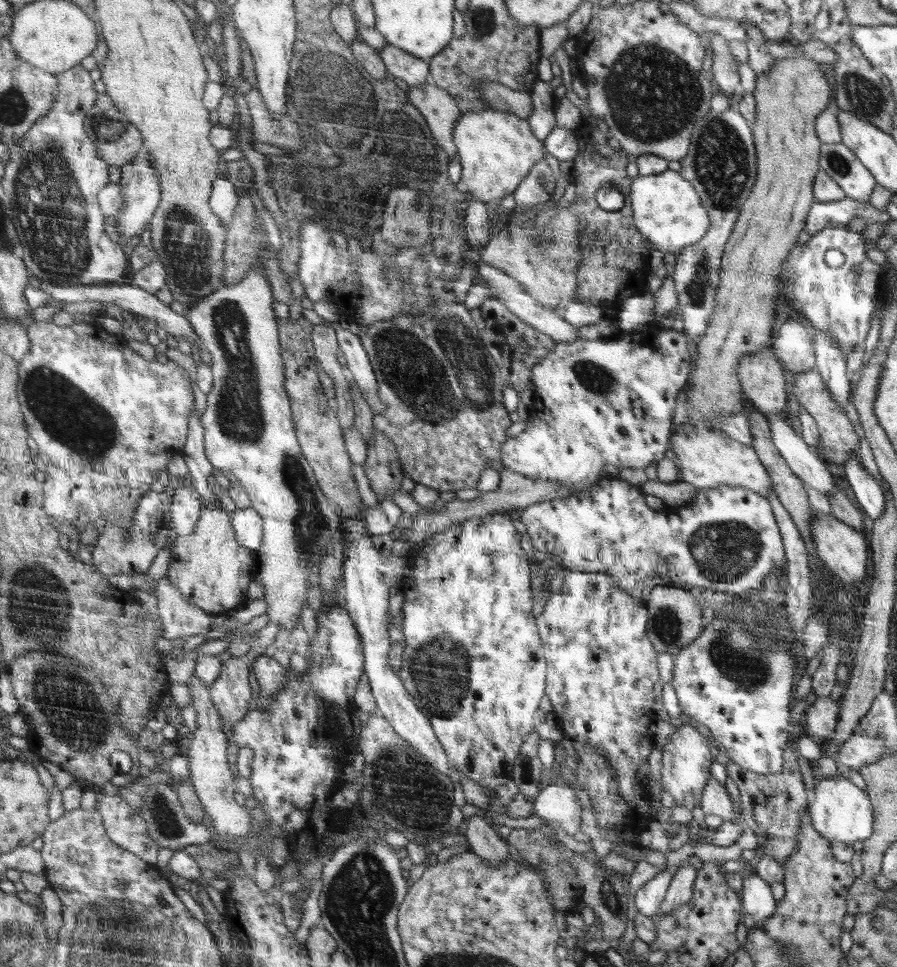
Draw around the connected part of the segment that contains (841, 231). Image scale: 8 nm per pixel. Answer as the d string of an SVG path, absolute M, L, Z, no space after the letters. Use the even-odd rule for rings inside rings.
M847 226L826 227L812 234L805 244L796 242L783 265L783 279L788 278L785 284L790 284L788 288L792 290L790 304L796 308L797 315L805 320L812 332L828 331L845 356L854 353L856 344L866 338L880 288L880 264L866 258L862 252L866 248L862 236L848 232L848 229ZM832 248L844 254L845 262L841 266L830 267L824 261L824 253Z

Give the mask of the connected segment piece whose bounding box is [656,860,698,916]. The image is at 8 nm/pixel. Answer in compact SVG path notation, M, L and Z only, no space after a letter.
M685 860L681 862L671 880L671 886L667 890L666 900L663 902L657 916L666 916L674 910L687 904L695 892L695 878L698 876L696 868Z

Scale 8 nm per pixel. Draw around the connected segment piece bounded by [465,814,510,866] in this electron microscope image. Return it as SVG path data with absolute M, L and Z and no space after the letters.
M475 814L467 819L465 836L470 851L491 866L502 866L502 860L510 859L510 846L502 838L498 838L498 834L484 820L480 820L480 816Z

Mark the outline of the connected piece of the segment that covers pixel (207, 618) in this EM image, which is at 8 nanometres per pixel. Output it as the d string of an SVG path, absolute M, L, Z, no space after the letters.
M168 578L160 580L156 597L165 625L164 638L176 640L213 630L214 614L206 613L204 608L188 602Z

